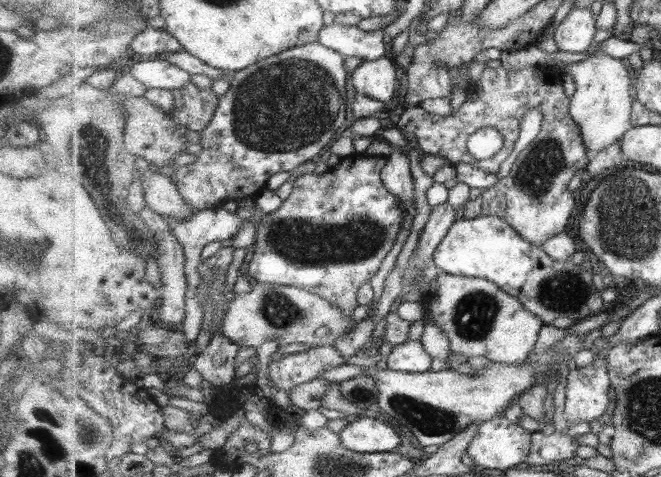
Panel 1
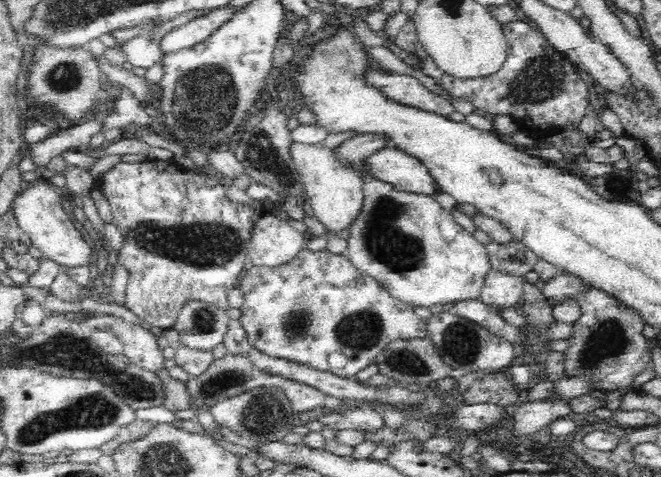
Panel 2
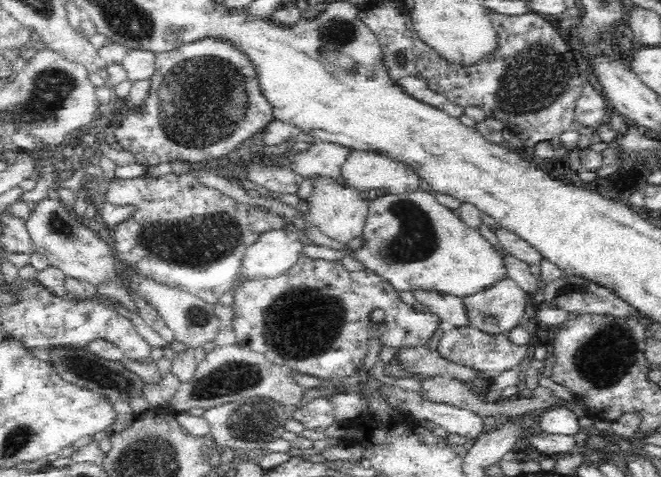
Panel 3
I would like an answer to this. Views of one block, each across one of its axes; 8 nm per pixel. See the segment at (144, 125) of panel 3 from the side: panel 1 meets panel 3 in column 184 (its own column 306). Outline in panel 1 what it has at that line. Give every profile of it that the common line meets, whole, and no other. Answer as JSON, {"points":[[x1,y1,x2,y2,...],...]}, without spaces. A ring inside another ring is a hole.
{"points":[[317,41,309,45,292,48,281,54,277,54,267,58,257,64,249,66,247,69,237,71,230,76,230,87,228,91,220,97,220,103,217,107,216,113,205,130,199,131,201,134,201,147,202,150,197,155,198,160,191,164,179,164,178,169,172,174,171,178,178,184,178,189,181,191,183,198,191,204,193,212,201,210,217,210,222,207,225,202,239,201,241,197,257,196,266,188,269,176,277,174,277,172,295,172,298,174,303,167,313,160,317,154,321,154,323,149,329,147,340,136,339,130,343,128,343,124,347,122,347,78,349,72,345,66,346,57,343,54,333,50,321,42]]}

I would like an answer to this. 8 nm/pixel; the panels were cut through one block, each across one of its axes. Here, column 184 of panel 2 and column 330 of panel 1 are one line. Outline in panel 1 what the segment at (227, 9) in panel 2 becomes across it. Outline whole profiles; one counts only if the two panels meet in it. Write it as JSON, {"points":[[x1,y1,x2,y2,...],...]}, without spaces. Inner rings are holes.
{"points":[[331,23,322,28,318,41,345,57,356,57,371,62,385,58,387,54,387,43,383,38,385,38,383,29,365,31,356,25]]}

